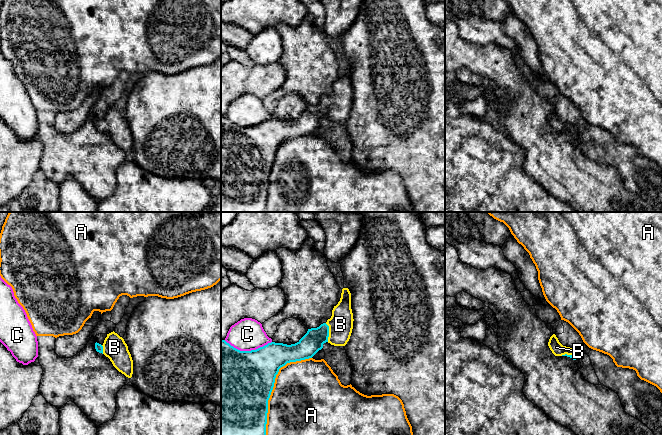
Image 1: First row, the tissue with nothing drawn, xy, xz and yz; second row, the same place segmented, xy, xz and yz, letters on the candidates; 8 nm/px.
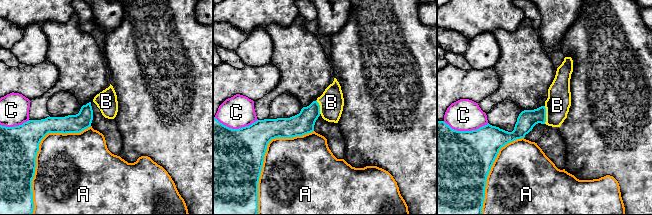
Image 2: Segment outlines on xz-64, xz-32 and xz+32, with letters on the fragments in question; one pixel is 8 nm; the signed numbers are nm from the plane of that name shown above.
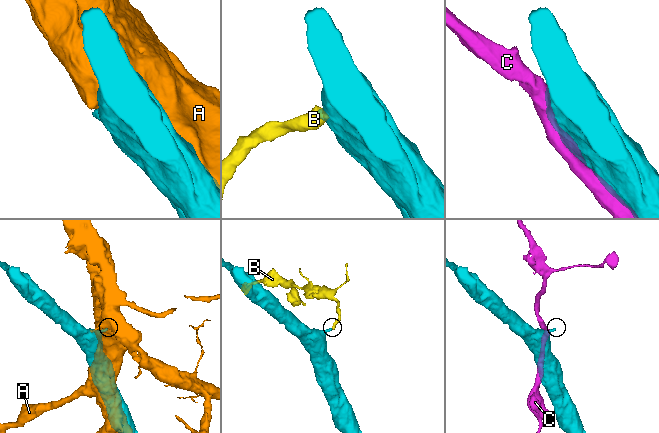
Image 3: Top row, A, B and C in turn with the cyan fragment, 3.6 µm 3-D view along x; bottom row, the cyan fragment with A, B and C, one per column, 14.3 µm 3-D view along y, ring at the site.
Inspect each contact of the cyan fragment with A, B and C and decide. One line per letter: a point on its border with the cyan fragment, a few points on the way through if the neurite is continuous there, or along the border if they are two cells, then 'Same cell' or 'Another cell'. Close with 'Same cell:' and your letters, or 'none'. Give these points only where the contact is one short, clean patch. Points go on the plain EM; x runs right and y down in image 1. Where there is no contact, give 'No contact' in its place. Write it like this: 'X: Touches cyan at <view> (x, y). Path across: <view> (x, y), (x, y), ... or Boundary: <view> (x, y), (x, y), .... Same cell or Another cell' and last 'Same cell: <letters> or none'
A: Touches cyan at xz (273, 162). Another cell
B: Touches cyan at xz (328, 108). Path across: xz (313, 116), (328, 108), (340, 100). Same cell
C: Touches cyan at xz (248, 127). Another cell
Same cell: B

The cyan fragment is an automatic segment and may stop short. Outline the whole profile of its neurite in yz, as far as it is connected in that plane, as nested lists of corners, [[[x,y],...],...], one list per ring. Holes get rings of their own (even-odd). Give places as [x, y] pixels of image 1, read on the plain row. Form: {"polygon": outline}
{"polygon": [[[555,110],[550,113],[548,122],[555,132],[567,132],[573,136],[576,136],[578,132],[578,129],[574,125],[563,122]]]}

